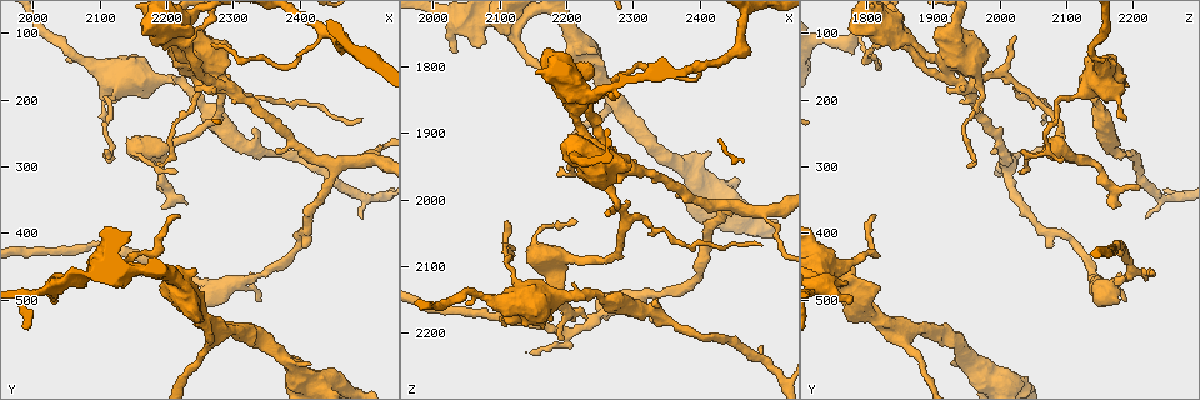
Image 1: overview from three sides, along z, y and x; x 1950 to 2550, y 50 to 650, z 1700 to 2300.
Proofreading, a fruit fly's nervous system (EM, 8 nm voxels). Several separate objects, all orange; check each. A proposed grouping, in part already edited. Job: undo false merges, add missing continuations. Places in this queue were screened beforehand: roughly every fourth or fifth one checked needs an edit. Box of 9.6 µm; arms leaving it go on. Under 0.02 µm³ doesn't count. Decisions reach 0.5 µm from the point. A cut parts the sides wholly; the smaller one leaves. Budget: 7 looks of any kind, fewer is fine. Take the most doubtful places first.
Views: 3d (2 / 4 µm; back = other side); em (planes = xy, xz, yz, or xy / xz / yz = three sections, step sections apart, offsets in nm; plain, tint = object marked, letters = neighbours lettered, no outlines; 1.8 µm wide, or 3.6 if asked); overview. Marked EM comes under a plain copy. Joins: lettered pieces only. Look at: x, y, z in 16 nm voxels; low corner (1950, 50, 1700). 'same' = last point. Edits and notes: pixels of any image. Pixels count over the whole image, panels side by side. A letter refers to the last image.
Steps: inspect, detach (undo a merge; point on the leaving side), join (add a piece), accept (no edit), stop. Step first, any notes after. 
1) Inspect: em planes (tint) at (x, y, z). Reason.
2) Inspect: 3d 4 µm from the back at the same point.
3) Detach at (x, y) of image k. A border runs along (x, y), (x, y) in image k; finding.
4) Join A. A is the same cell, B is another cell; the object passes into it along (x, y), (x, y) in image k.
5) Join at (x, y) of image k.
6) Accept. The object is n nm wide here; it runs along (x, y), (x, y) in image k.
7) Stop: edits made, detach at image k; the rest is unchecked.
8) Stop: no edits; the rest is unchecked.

Inspect: em 3.6 µm yz step 4 (tint) at (2195, 275, 2085). A fork.

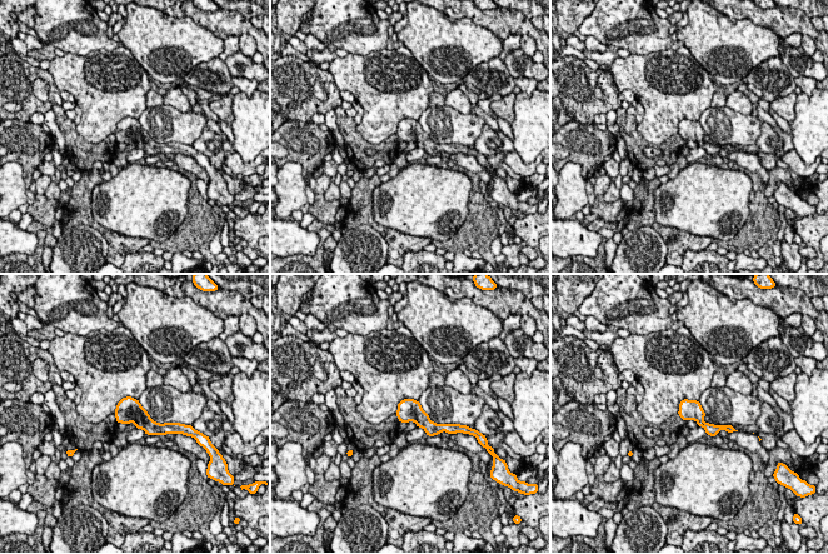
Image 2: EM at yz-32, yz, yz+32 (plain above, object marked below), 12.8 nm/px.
Inspect: em 3.6 µm planes (letters) at the same point.

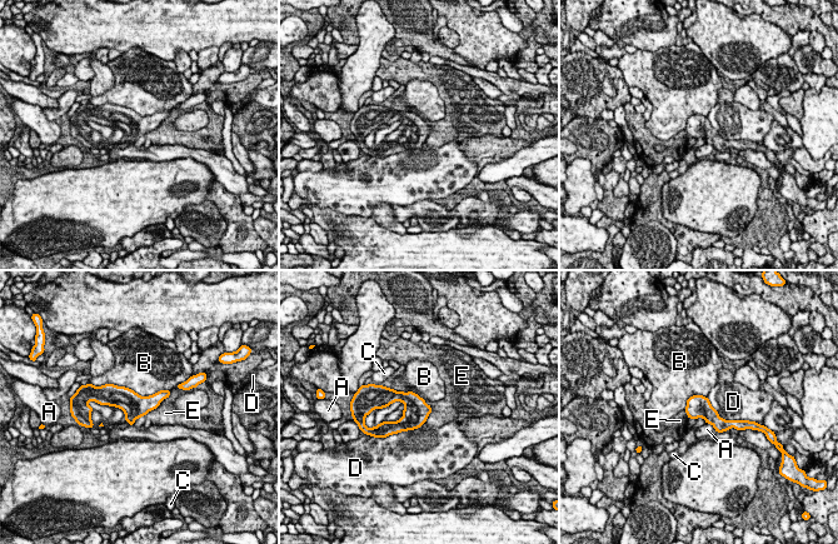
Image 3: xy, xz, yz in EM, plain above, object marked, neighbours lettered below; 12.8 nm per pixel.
Accept. A, B, C, D and E are other cells; one neuron here.

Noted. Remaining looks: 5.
Inspect: 3d 4 µm at (2415, 600, 1925). Stops while still wide.

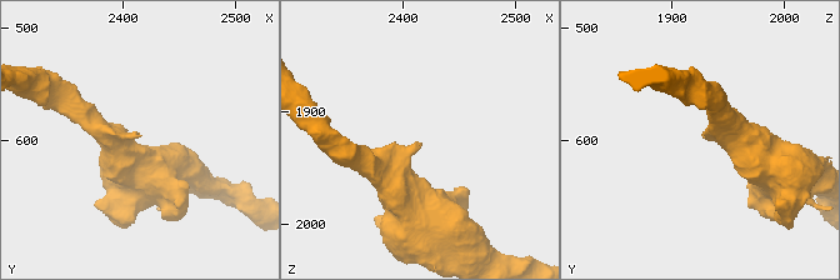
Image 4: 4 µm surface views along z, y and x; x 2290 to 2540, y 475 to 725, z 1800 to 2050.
Inspect: em planes (letters) at (2418, 596, 1930). Need the tissue.

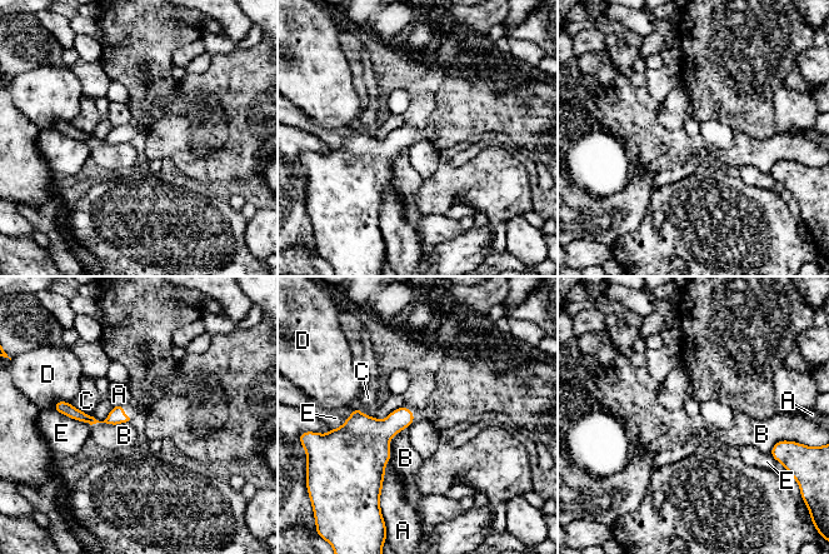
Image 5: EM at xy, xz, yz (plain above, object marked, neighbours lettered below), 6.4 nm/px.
Accept. A, B, C, D and E are other cells; a border runs along (130, 422), (91, 425) in image 5; none of them fits.

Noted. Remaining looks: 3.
Inspect: em 3.6 µm xz step 8 (tint) at (2200, 165, 2145).

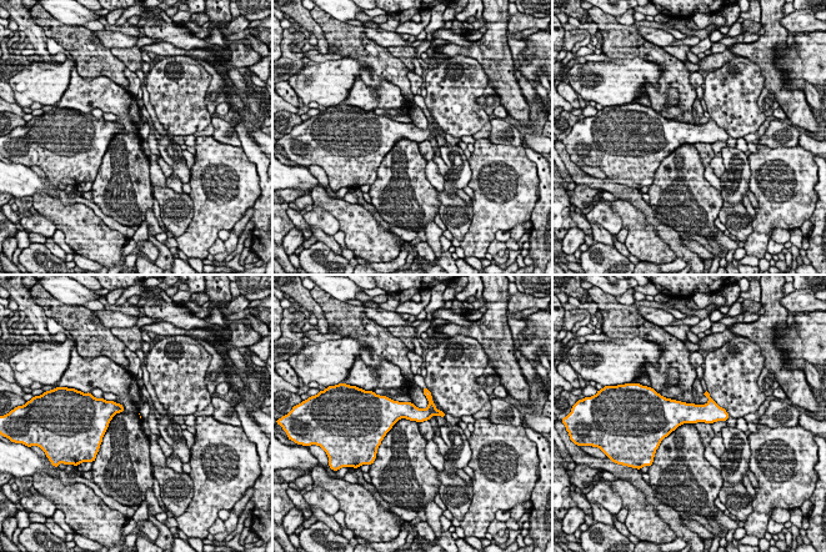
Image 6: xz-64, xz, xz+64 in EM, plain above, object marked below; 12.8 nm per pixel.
Inspect: em 3.6 µm planes (letters) at the same point. Cut it another way.

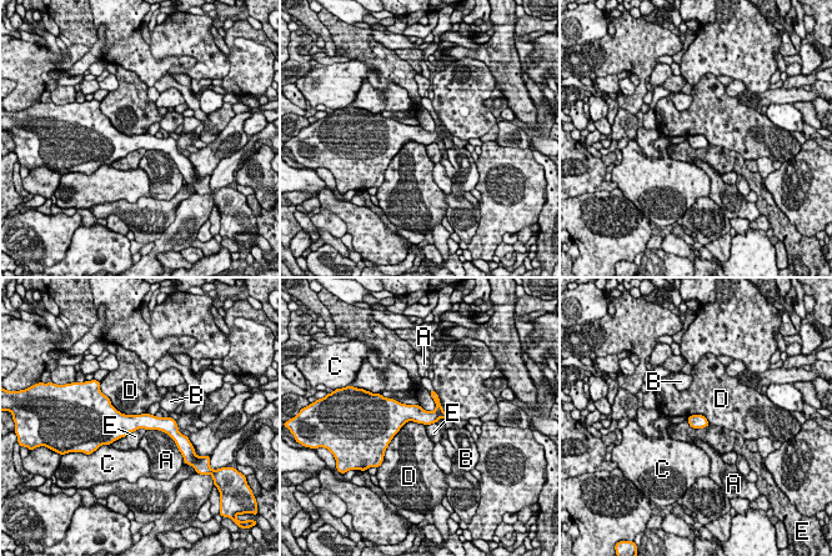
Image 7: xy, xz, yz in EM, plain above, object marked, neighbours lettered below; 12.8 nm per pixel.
Accept. The object is 190 nm wide here; A, B, C, D and E are other cells; it runs along (104, 416), (174, 429) in image 7; all the same neuron.

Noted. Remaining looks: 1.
Stop: no edits; the rest is unchecked.

